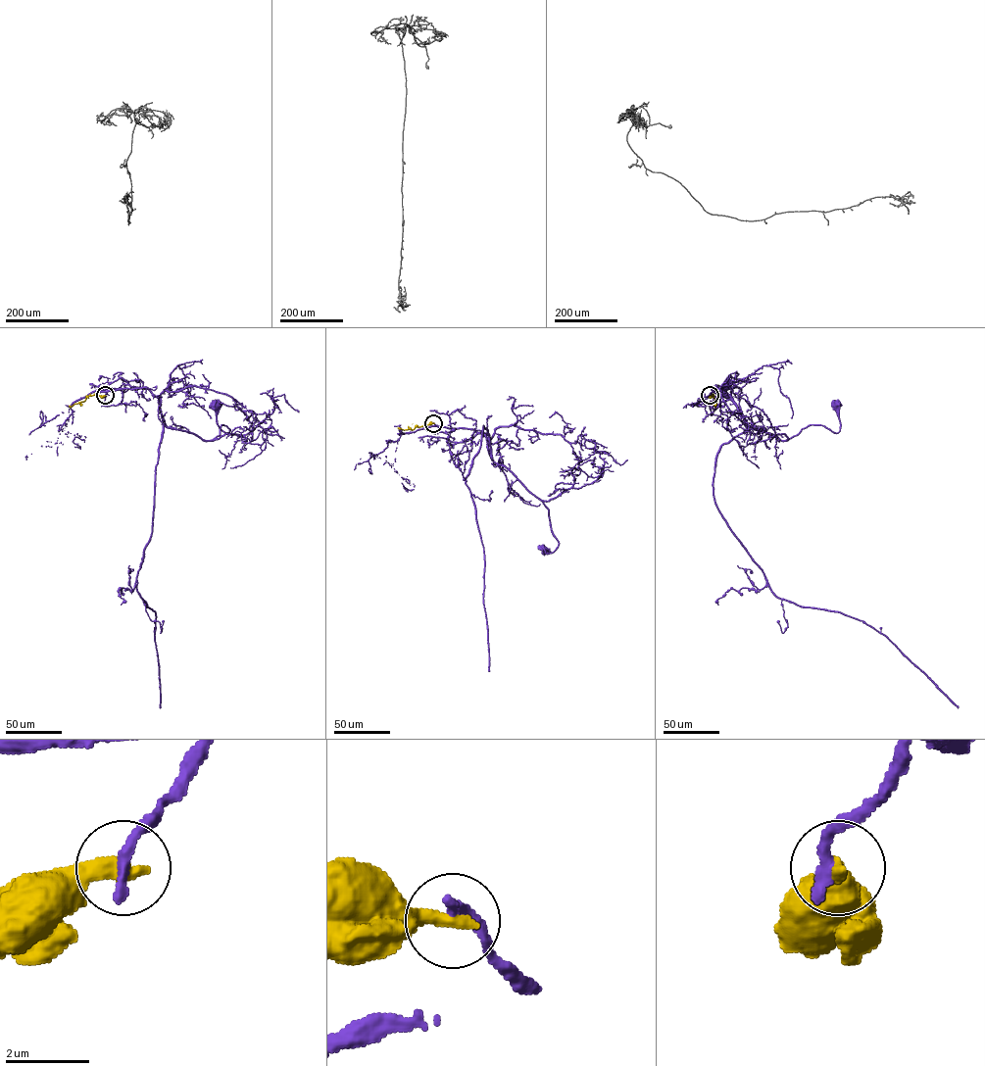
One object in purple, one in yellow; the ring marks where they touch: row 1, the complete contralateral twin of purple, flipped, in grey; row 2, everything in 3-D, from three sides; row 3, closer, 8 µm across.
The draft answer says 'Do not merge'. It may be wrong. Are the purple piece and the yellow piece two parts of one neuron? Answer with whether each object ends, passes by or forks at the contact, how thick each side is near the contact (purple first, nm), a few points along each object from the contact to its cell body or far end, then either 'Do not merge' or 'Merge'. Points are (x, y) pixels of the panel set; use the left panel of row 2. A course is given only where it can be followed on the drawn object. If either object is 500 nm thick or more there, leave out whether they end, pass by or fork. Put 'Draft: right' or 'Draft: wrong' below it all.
At the ring purple ends. At the ring yellow ends. Thickness 340 nm (purple) against 460 nm. Course of purple: (105, 395), (146, 388), (165, 425), (204, 440), (221, 424), (229, 430), (218, 424), (217, 404). Course of yellow: (105, 395), (88, 396), (83, 401), (69, 406). Do not merge
Draft: right

